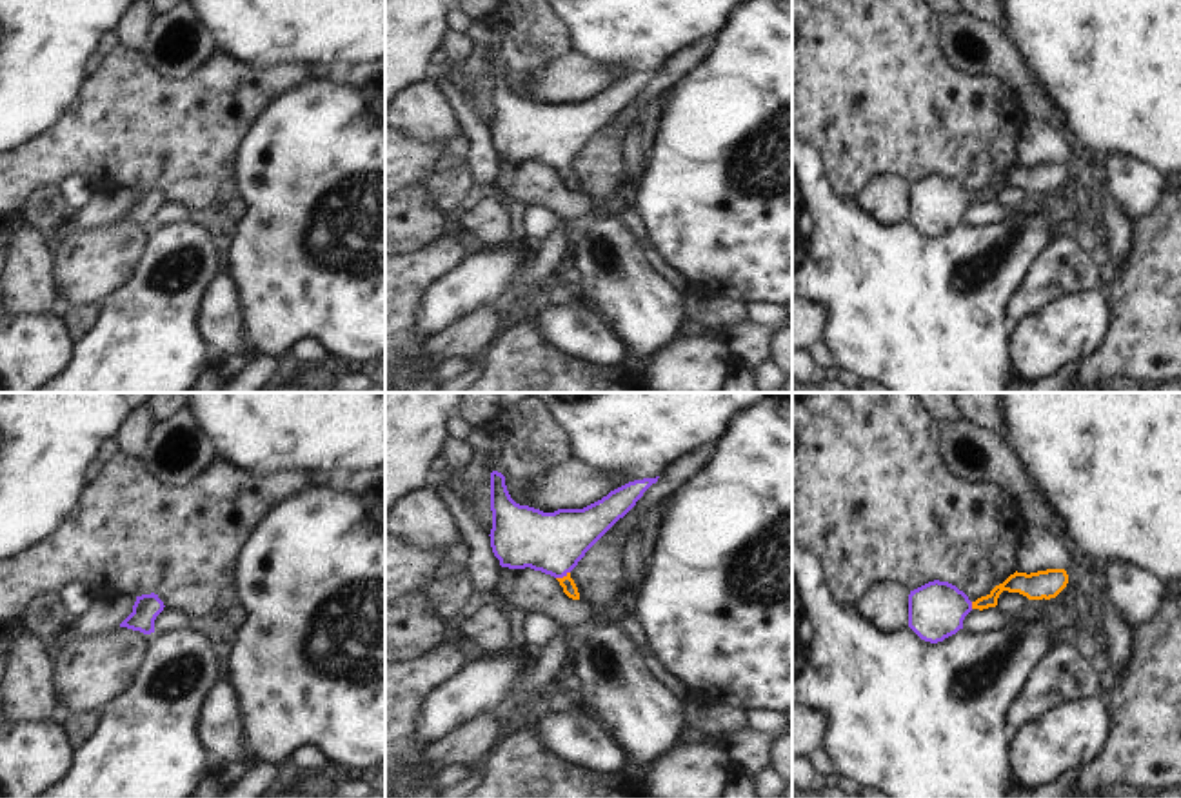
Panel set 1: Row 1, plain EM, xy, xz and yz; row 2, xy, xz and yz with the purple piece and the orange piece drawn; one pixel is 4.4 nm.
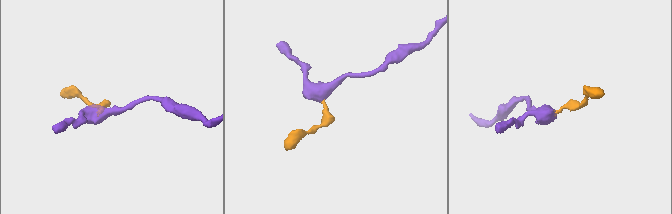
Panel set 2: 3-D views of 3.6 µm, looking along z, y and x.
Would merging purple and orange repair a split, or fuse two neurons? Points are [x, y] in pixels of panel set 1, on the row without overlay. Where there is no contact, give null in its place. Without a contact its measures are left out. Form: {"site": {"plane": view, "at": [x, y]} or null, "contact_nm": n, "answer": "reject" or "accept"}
{"site": {"plane": "xz", "at": [562, 169]}, "contact_nm": 70, "answer": "accept"}

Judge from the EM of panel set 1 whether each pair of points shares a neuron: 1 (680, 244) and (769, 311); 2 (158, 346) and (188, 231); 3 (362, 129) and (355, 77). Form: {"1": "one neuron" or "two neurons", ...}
{"1": "two neurons", "2": "one neuron", "3": "two neurons"}

